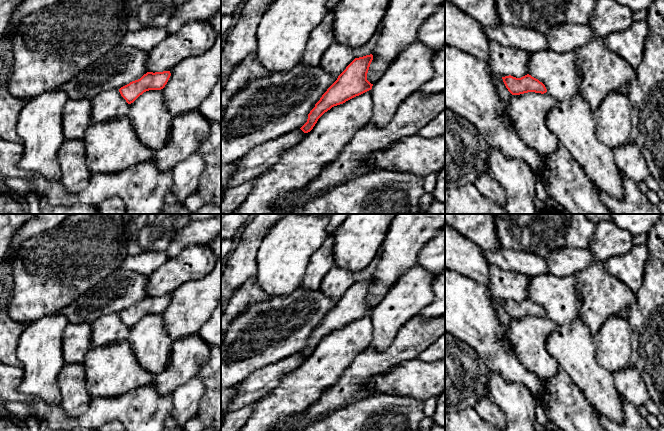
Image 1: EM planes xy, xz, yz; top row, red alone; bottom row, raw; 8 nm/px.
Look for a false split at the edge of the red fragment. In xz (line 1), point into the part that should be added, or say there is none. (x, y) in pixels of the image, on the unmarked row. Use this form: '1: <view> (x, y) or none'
1: none

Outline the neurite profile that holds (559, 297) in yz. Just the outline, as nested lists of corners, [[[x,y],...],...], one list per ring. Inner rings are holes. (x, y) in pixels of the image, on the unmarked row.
[[[565,247],[544,257],[549,273],[532,277],[528,284],[529,299],[542,306],[554,323],[569,324],[579,319],[580,299],[574,274],[594,261],[587,249]]]

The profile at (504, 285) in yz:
[[[495,264],[489,266],[490,284],[488,291],[492,298],[499,301],[513,300],[521,302],[528,296],[528,284],[531,277],[524,274],[508,271]]]

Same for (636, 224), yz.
[[[610,214],[619,228],[629,231],[633,236],[648,233],[660,219],[661,214]]]

